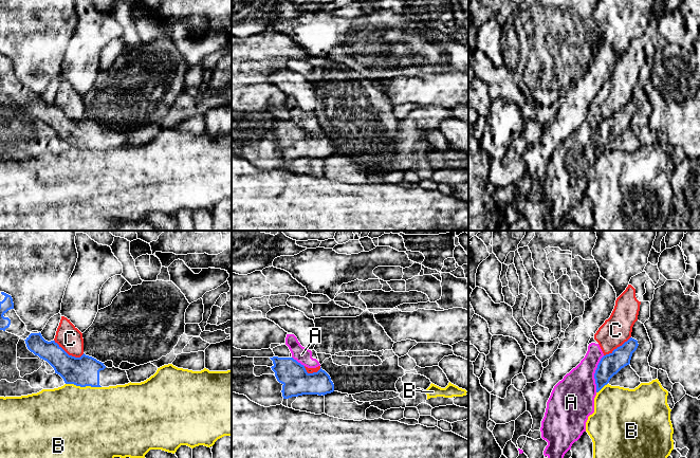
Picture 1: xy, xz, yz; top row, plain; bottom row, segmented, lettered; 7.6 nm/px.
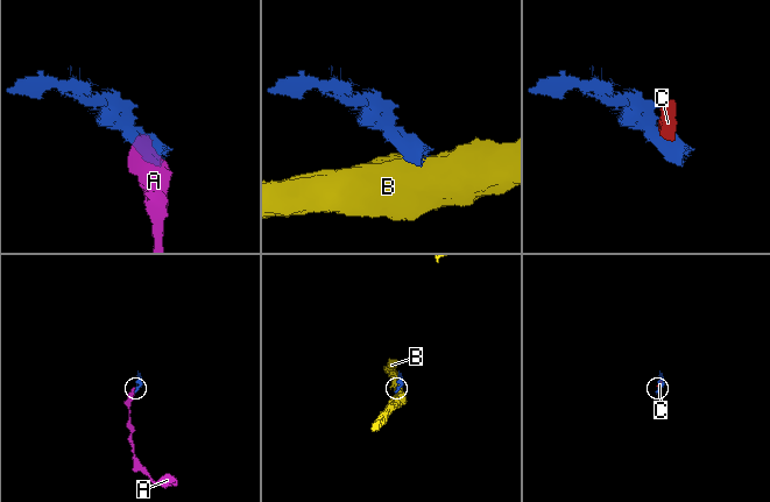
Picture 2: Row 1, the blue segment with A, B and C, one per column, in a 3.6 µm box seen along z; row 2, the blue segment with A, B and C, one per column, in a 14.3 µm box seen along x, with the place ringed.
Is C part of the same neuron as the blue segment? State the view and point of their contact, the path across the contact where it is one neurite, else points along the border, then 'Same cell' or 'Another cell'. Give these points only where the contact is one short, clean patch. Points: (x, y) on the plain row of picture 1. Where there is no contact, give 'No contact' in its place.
Touches blue at xy (68, 117). Boundary: xy (54, 103), (69, 117), (80, 120), (84, 116). Another cell

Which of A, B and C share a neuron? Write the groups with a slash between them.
A C / B

